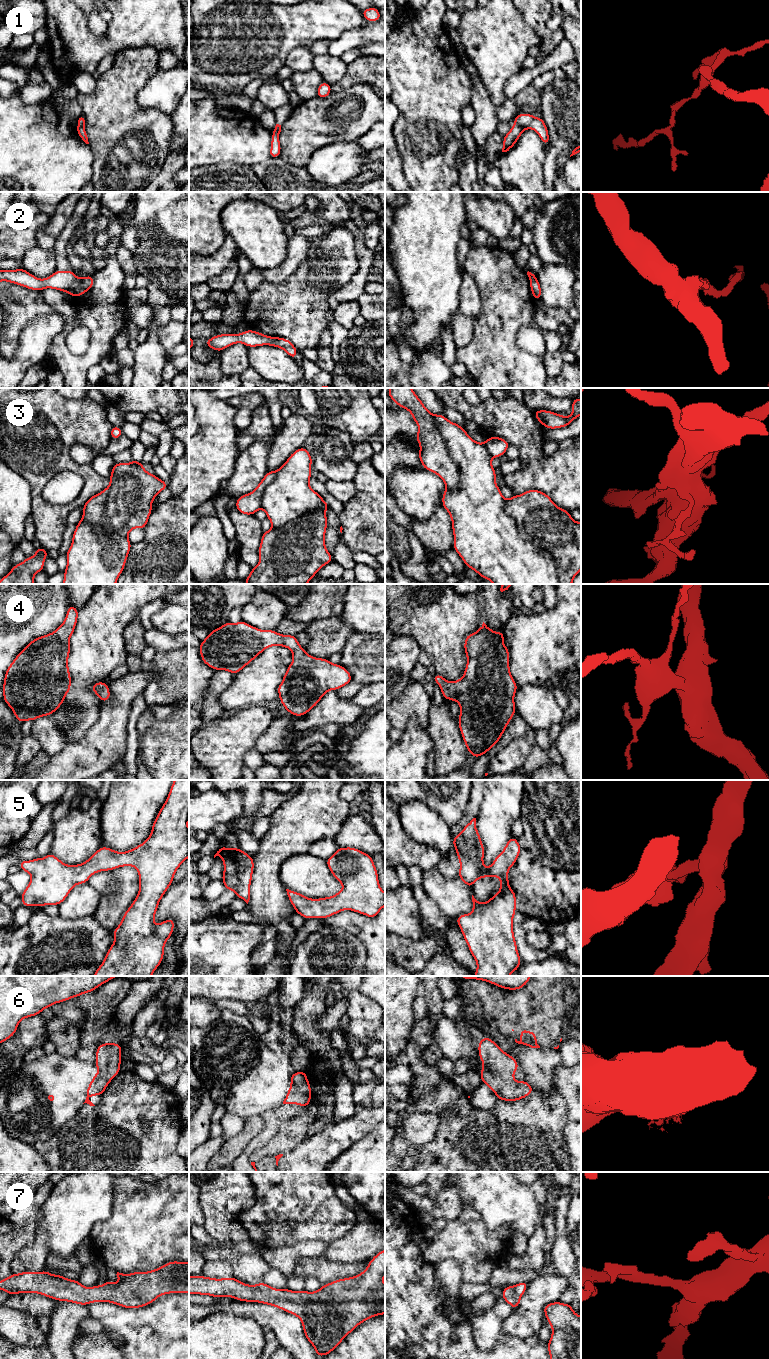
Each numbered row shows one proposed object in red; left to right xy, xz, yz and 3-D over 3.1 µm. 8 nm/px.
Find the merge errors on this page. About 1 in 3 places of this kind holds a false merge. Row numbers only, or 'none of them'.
1, 2, 3, 6

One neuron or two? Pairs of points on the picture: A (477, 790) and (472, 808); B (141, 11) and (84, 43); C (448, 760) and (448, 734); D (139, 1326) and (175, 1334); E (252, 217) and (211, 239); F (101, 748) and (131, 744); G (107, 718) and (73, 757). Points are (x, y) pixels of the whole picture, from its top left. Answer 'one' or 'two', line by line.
A: one
B: one
C: one
D: one
E: two
F: two
G: one

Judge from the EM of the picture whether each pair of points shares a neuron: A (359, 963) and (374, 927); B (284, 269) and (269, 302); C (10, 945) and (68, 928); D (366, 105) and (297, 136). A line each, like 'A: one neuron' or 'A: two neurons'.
A: two neurons
B: two neurons
C: one neuron
D: one neuron

